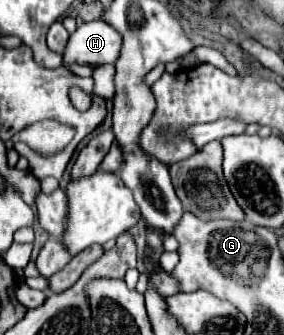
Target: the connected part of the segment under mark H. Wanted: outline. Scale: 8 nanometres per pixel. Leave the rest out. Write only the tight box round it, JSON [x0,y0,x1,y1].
[64,19,122,67]

